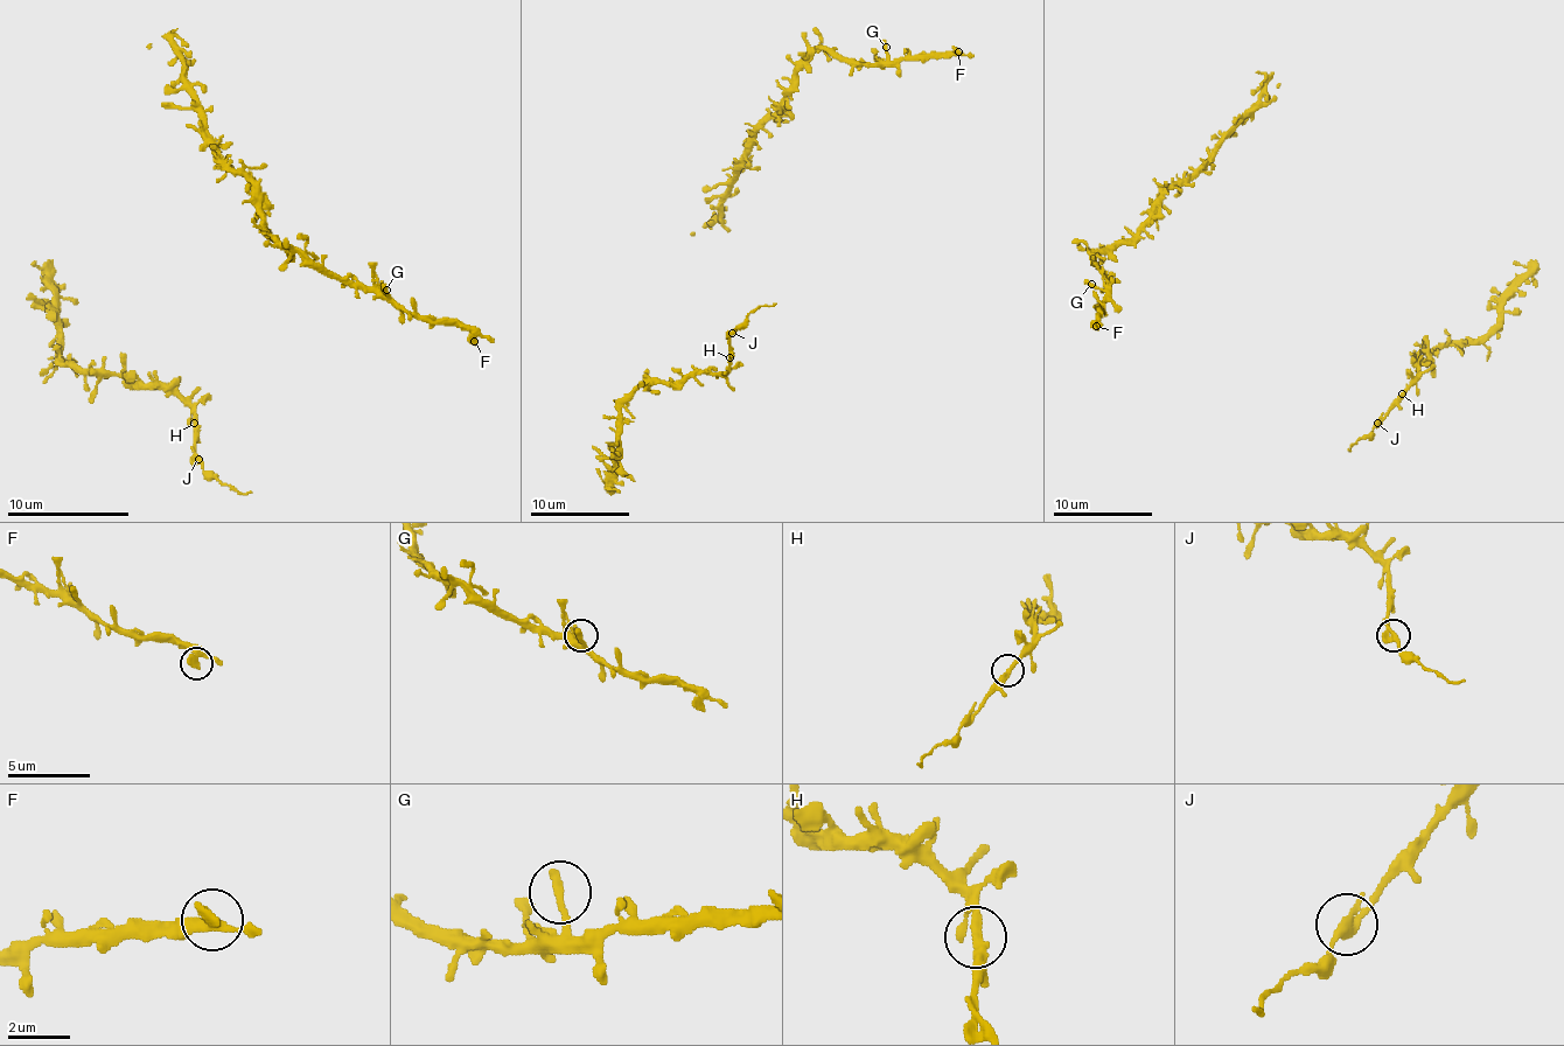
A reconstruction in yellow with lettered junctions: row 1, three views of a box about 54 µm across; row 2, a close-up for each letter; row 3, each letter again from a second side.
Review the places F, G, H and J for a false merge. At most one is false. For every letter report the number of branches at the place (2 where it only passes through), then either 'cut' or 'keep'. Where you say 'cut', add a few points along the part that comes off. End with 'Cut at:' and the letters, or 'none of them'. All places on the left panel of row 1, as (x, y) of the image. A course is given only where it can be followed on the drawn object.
F: 2 | keep
G: 1 | keep
H: 2 | keep
J: 2 | cut | (197, 460), (222, 483), (252, 493)
Cut at: J

